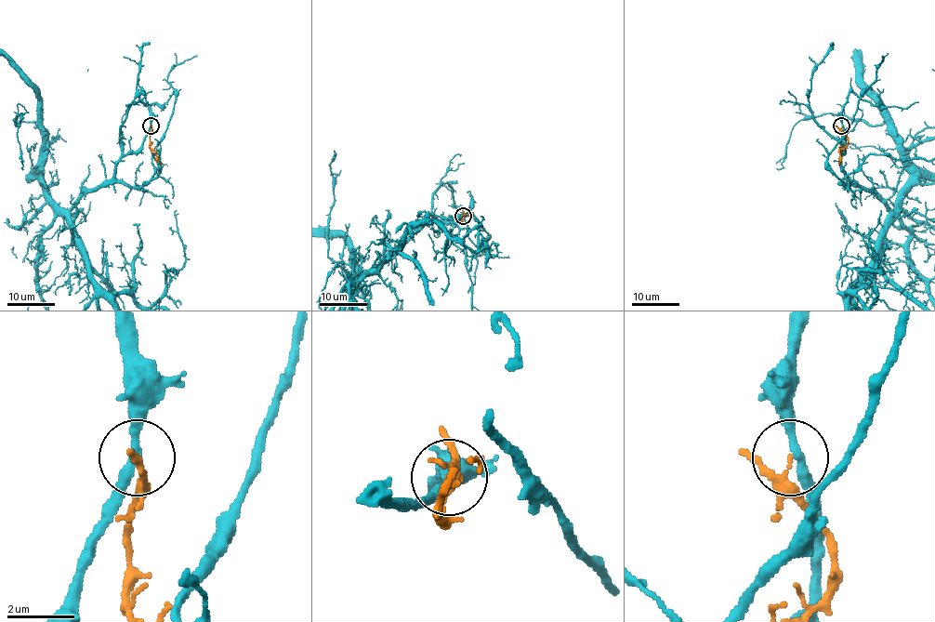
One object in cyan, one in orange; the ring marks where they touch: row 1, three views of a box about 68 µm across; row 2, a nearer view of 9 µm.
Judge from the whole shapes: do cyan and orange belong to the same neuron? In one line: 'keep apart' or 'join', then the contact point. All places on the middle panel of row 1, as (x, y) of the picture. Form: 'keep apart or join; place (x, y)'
keep apart; place (463, 216)

